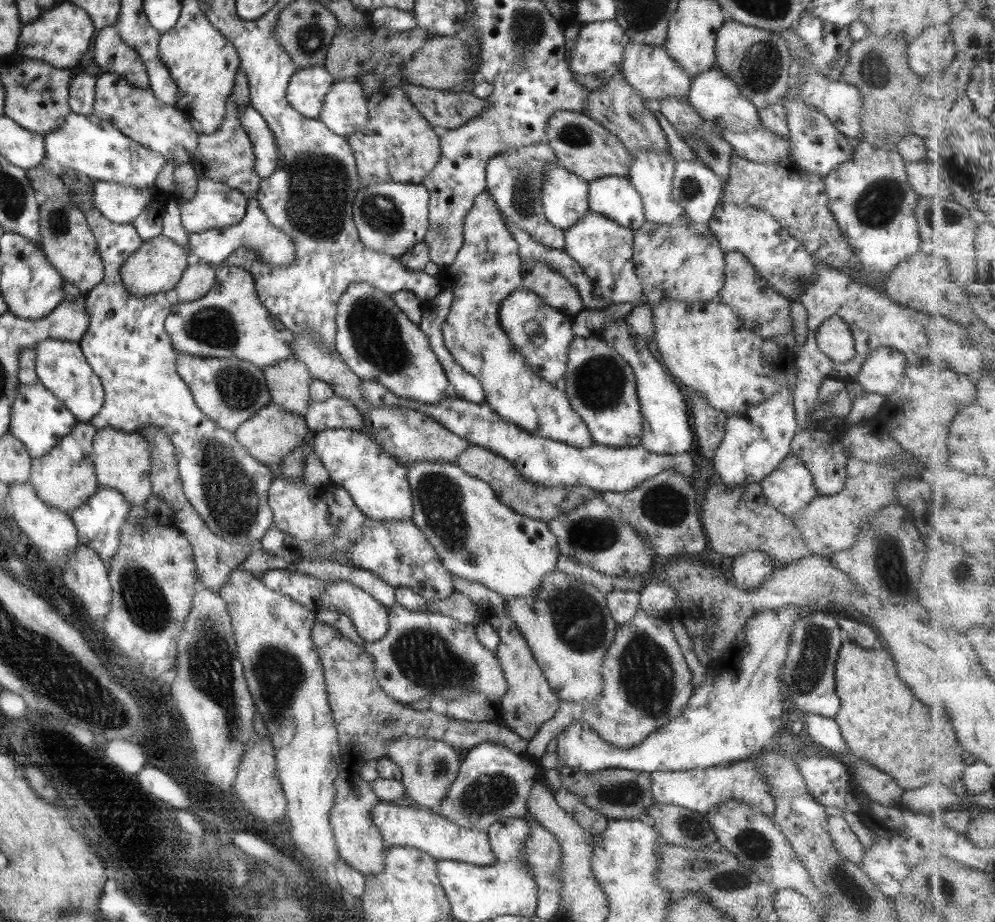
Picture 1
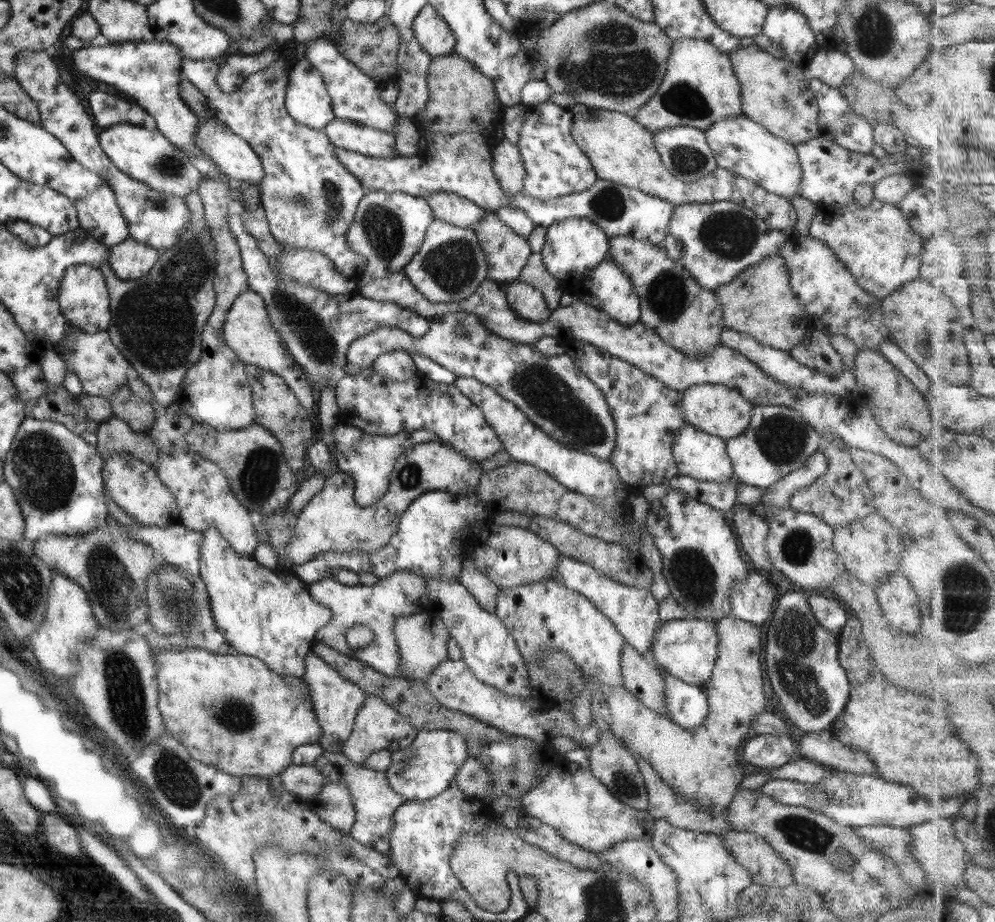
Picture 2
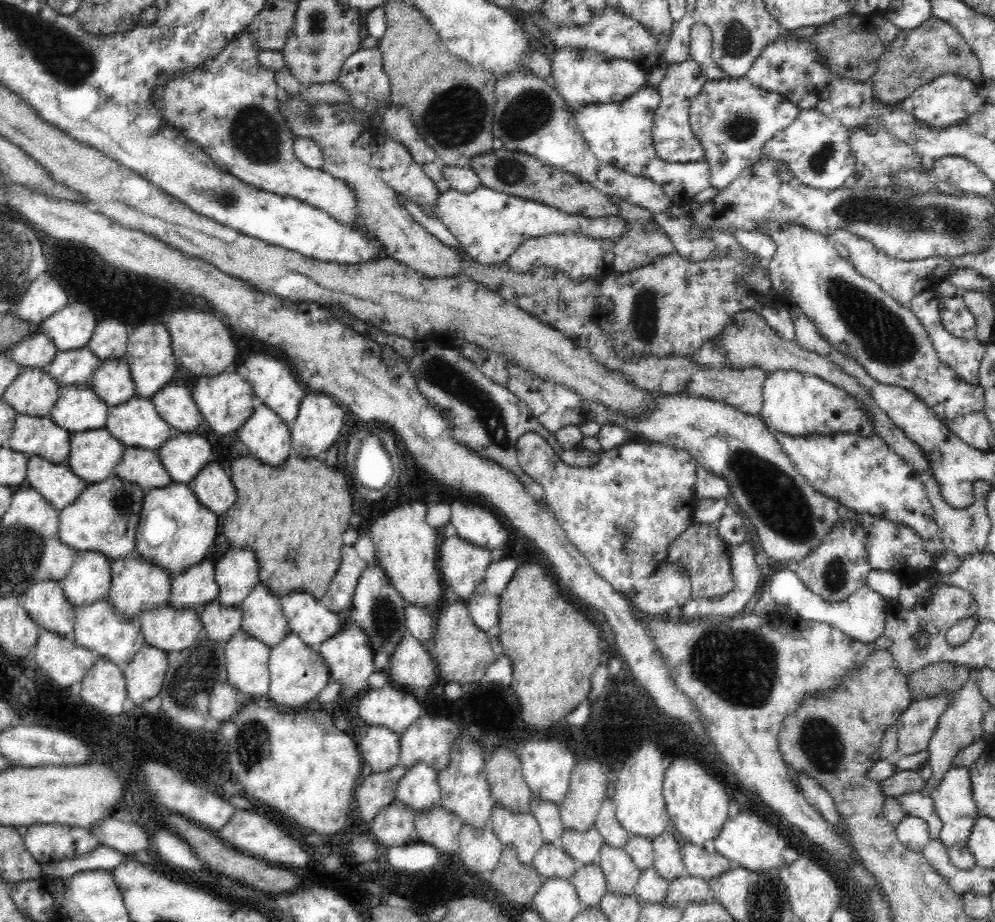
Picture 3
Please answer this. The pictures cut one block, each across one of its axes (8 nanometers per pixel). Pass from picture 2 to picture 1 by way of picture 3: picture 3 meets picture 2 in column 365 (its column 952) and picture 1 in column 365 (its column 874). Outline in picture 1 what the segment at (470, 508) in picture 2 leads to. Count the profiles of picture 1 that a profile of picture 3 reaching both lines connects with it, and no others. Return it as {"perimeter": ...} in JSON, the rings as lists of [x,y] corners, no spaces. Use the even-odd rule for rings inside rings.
{"perimeter":[[[325,429],[312,433],[307,439],[313,454],[328,472],[328,484],[341,487],[352,498],[355,507],[371,520],[410,520],[413,506],[406,468],[396,459],[381,450],[381,447],[367,434],[353,429]]]}

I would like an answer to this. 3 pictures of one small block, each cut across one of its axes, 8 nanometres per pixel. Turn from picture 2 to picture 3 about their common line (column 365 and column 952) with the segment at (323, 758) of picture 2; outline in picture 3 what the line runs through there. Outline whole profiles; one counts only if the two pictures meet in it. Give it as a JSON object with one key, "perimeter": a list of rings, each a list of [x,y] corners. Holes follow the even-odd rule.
{"perimeter":[[[950,767],[946,774],[942,776],[942,780],[938,782],[936,790],[927,792],[924,789],[925,794],[928,794],[933,804],[933,813],[939,818],[941,822],[941,828],[939,830],[939,841],[946,846],[946,849],[954,846],[962,846],[967,842],[969,837],[970,827],[976,820],[976,805],[971,795],[972,787],[970,787],[970,777],[968,777],[968,769],[966,767]]]}

